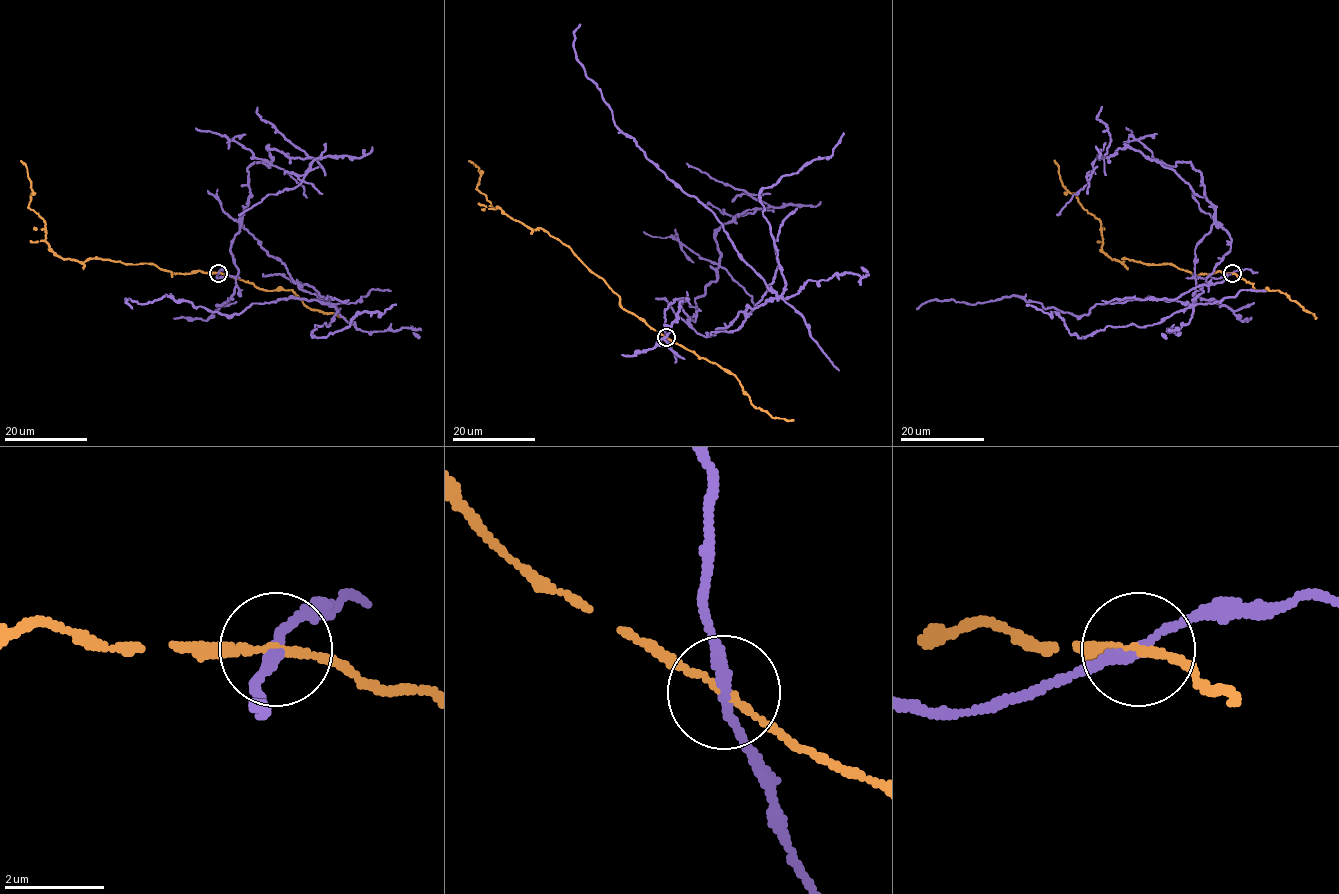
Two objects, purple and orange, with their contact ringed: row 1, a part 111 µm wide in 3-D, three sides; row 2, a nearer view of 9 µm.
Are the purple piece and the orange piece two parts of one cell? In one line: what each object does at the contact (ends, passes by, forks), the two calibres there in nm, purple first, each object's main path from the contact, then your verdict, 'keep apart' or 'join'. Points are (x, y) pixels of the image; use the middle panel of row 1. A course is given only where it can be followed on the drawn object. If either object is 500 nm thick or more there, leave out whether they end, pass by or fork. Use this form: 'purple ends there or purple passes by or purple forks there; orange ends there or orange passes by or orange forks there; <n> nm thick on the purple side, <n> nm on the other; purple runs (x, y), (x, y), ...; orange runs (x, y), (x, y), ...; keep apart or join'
purple passes by; orange passes by; 190 nm thick on the purple side, 140 nm on the other; purple runs (666, 337), (675, 299), (710, 336), (776, 295), (712, 212), (615, 123), (576, 58), (580, 24); orange runs (666, 337), (625, 310), (620, 298), (569, 247), (493, 208), (477, 189), (481, 175), (468, 161); keep apart

